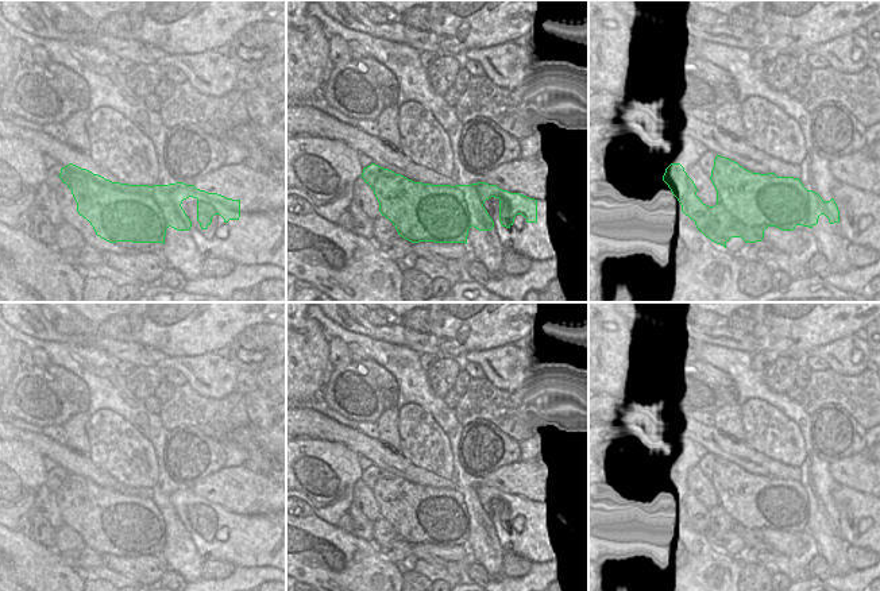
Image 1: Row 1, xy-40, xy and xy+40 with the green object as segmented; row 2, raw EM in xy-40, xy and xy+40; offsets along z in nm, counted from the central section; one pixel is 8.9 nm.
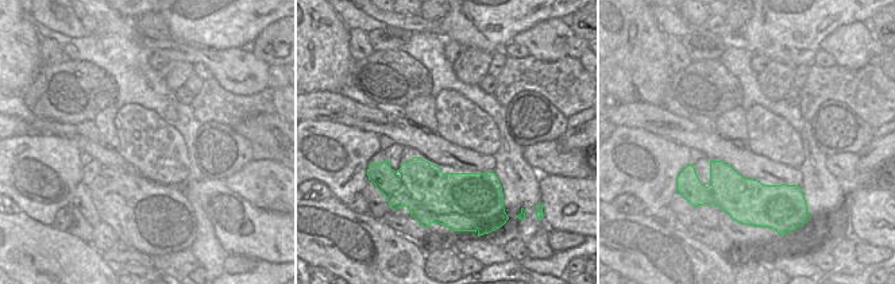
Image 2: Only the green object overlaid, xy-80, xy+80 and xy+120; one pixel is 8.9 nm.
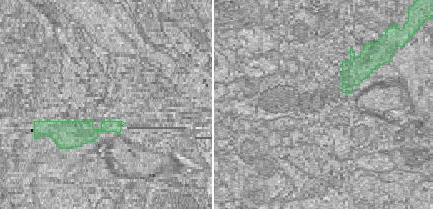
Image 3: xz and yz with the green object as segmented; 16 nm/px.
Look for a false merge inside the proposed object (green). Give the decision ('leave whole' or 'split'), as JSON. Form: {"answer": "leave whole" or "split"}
{"answer": "split"}

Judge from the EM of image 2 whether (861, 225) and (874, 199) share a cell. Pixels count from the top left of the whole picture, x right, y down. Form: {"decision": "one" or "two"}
{"decision": "one"}

